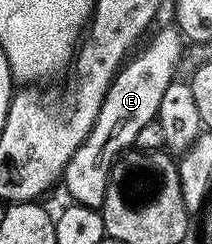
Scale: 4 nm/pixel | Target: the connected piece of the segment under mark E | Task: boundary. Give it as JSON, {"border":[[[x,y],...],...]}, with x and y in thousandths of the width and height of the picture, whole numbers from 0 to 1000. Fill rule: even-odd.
{"border":[[[769,115],[736,139],[731,164],[703,164],[689,168],[698,180],[679,213],[642,209],[547,295],[495,385],[495,418],[476,418],[458,500],[439,500],[439,533],[420,533],[401,582],[363,598],[344,648],[325,648],[307,680],[288,754],[292,766],[316,766],[330,816],[349,832],[481,857],[524,684],[575,627],[632,594],[646,549],[665,549],[665,516],[703,516],[745,480],[778,365],[830,324],[844,225],[873,193],[873,168],[844,143],[840,115]]]}

